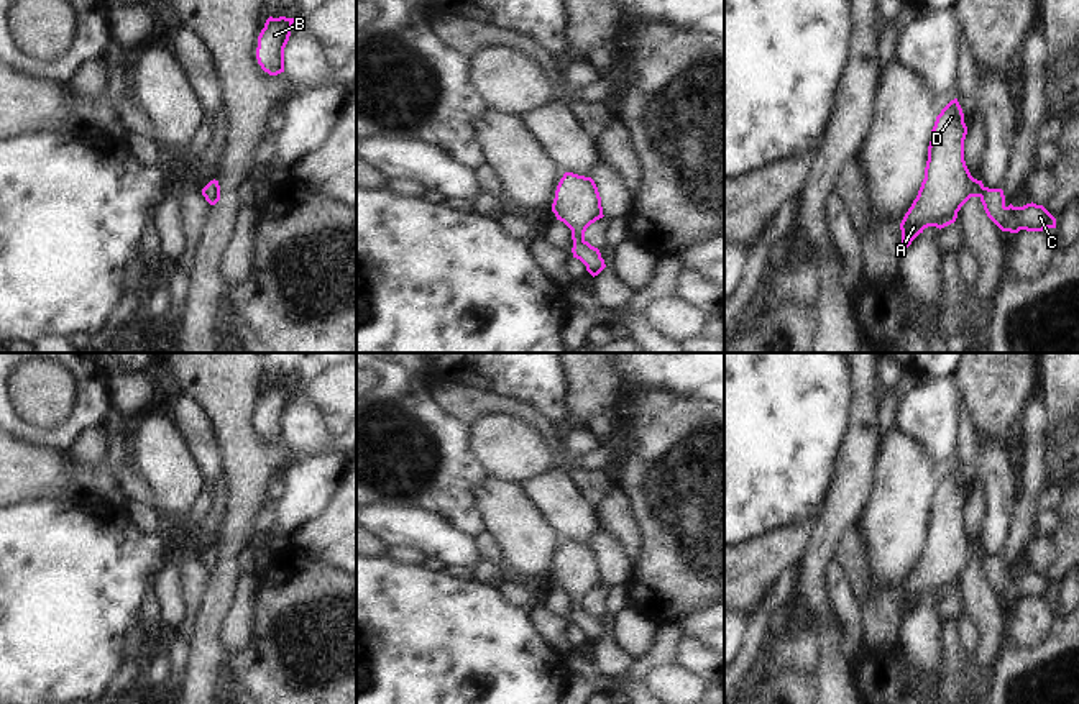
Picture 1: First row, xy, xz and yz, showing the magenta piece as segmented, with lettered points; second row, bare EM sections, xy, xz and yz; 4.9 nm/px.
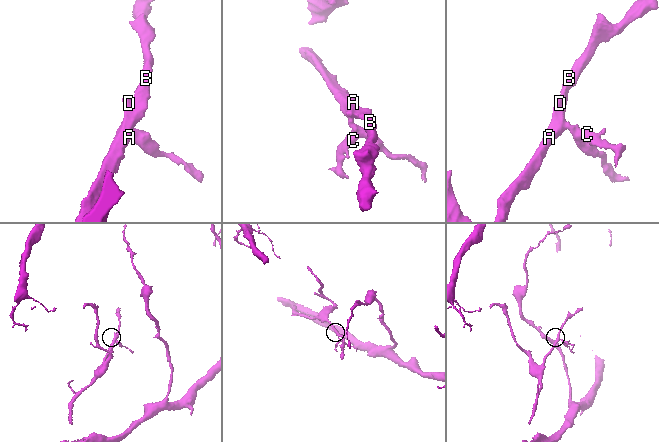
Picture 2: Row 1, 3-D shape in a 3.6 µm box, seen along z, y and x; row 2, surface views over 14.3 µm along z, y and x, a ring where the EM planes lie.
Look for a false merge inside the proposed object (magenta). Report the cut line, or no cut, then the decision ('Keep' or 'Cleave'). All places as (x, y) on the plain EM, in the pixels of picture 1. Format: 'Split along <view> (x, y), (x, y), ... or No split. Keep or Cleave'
No split. Keep.

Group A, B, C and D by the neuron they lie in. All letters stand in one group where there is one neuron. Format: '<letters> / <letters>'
A B C D

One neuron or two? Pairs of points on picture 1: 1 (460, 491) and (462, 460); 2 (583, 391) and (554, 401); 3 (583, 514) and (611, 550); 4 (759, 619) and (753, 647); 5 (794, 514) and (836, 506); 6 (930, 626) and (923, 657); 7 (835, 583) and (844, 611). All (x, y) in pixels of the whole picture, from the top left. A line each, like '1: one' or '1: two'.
1: one
2: two
3: two
4: one
5: two
6: one
7: one

